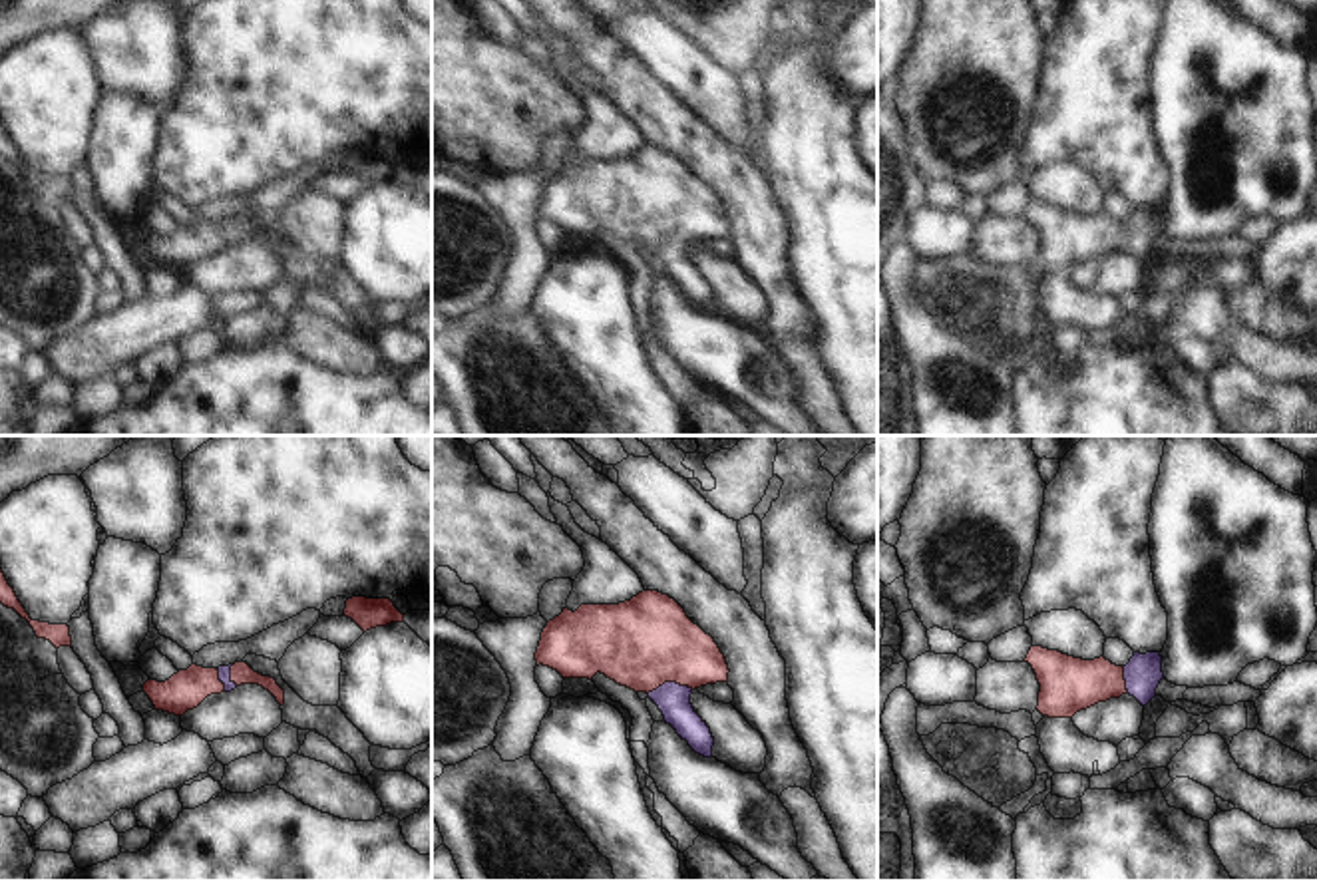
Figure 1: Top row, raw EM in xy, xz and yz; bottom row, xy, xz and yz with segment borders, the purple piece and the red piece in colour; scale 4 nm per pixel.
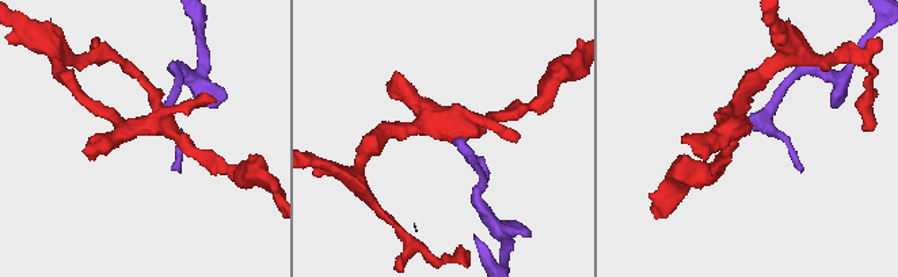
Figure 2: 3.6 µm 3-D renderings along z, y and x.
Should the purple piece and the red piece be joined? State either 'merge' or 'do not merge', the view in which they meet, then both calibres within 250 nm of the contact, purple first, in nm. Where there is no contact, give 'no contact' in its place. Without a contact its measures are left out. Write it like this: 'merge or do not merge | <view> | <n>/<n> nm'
merge | xz | 140/360 nm

